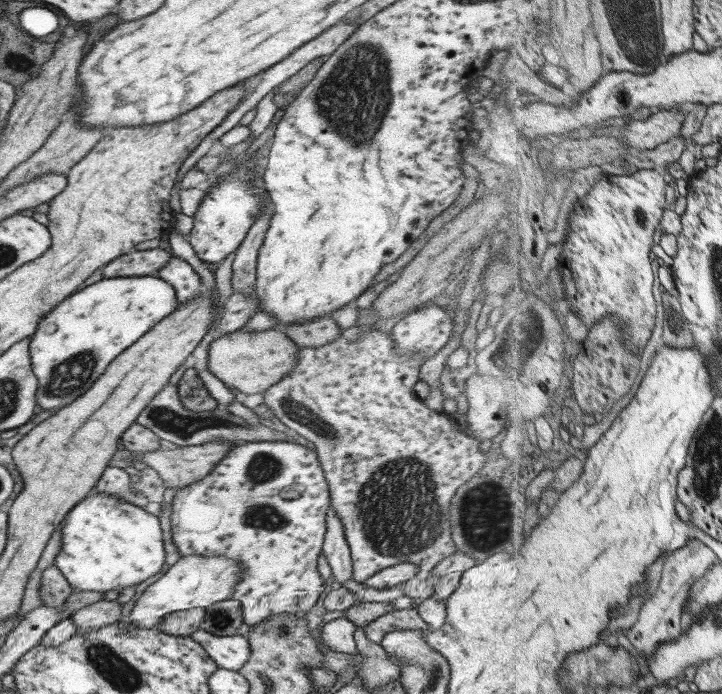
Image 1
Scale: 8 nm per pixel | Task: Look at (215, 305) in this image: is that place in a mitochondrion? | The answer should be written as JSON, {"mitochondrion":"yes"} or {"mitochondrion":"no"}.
{"mitochondrion":"no"}

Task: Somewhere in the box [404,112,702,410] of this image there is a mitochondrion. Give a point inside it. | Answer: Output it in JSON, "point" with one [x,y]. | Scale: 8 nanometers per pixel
{"point":[638,214]}

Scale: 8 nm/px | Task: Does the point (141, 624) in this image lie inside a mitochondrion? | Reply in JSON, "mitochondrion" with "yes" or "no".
{"mitochondrion":"no"}

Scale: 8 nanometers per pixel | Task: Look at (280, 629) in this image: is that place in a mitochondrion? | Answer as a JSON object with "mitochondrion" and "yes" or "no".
{"mitochondrion":"yes"}

